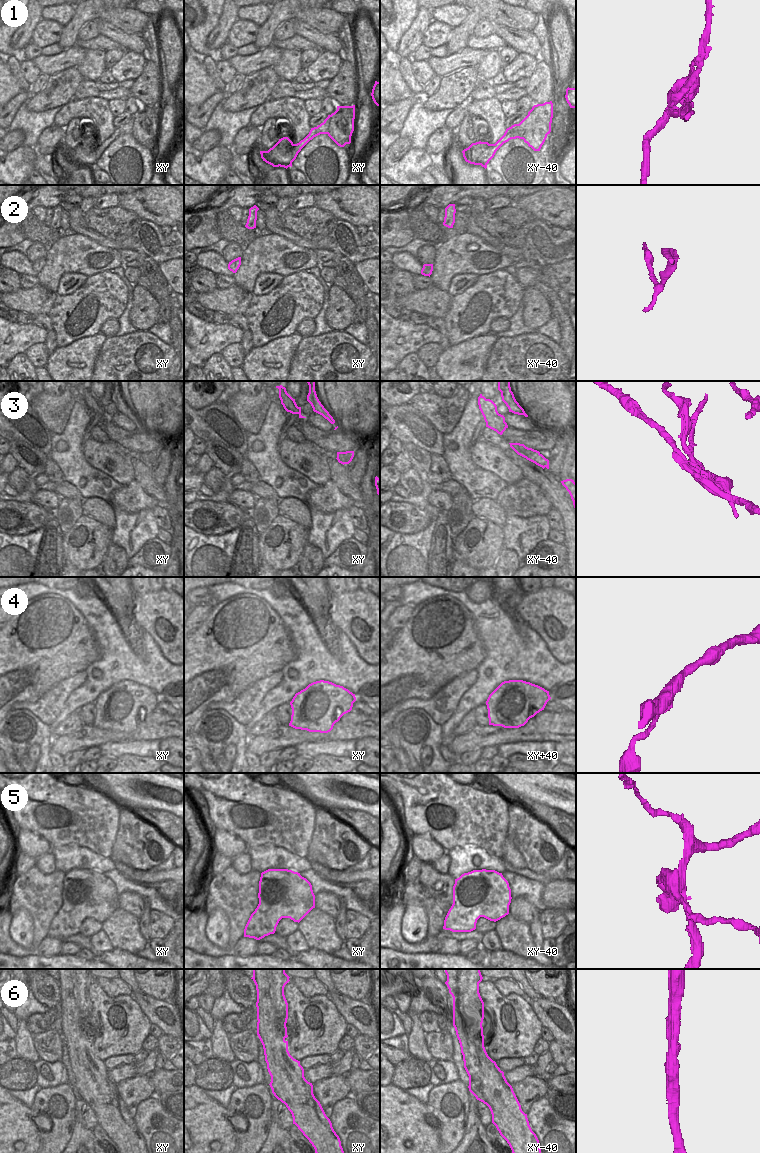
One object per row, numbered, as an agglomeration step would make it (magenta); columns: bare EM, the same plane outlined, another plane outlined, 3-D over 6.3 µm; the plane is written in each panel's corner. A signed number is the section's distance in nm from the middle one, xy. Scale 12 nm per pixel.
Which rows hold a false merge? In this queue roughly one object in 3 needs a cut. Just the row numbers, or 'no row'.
1, 3, 4, 5

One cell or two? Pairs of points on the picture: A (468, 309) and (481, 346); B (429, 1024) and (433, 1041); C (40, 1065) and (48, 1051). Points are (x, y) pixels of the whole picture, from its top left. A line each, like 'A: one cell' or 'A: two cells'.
A: two cells
B: two cells
C: two cells

